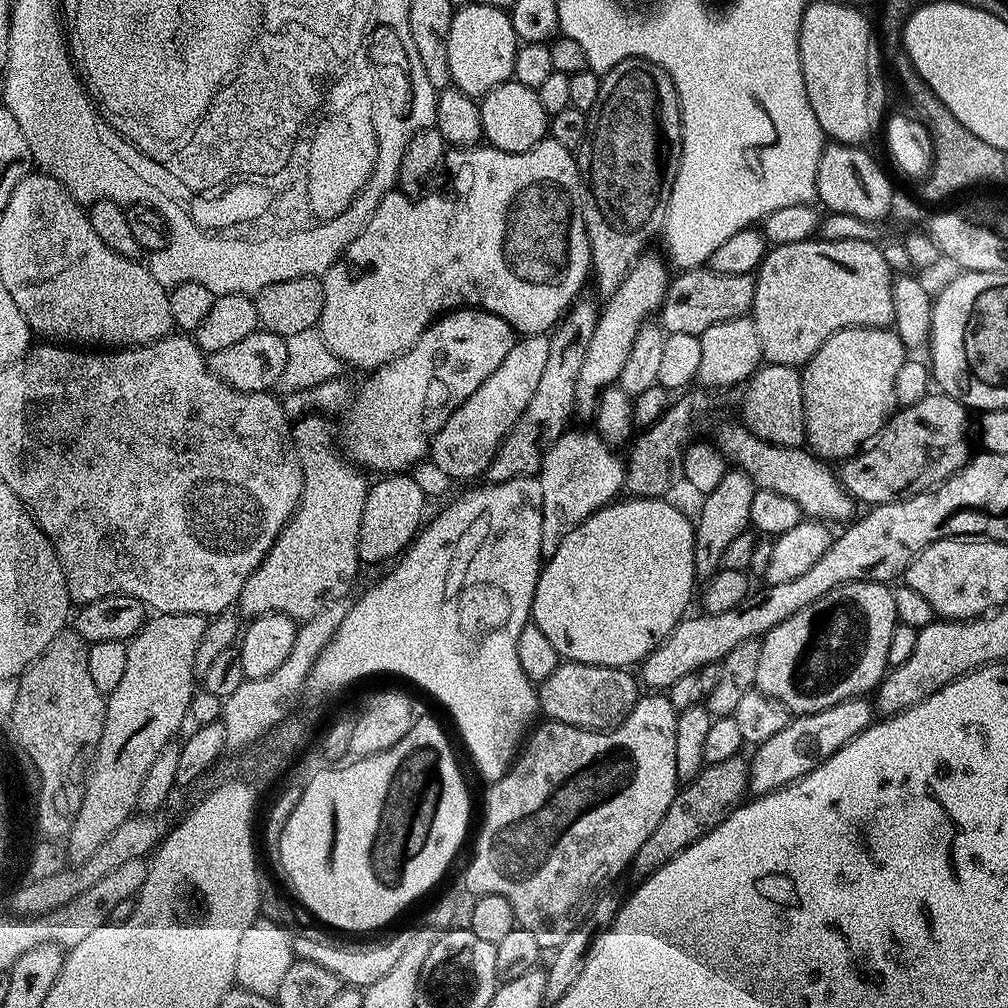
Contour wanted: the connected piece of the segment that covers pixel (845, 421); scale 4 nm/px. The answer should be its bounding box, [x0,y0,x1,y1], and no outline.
[802,327,905,461]

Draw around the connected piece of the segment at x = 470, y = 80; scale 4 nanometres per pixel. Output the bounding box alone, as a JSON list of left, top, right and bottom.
[450,2,518,98]

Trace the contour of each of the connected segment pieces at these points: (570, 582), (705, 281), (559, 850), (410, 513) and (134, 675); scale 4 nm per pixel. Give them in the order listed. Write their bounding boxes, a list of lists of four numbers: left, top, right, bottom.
[[530,498,698,668],[659,267,756,335],[464,694,678,950],[358,474,426,565],[66,612,205,865]]

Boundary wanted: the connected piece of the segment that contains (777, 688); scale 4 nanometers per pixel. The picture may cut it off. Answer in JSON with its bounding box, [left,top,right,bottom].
[756,580,897,714]

